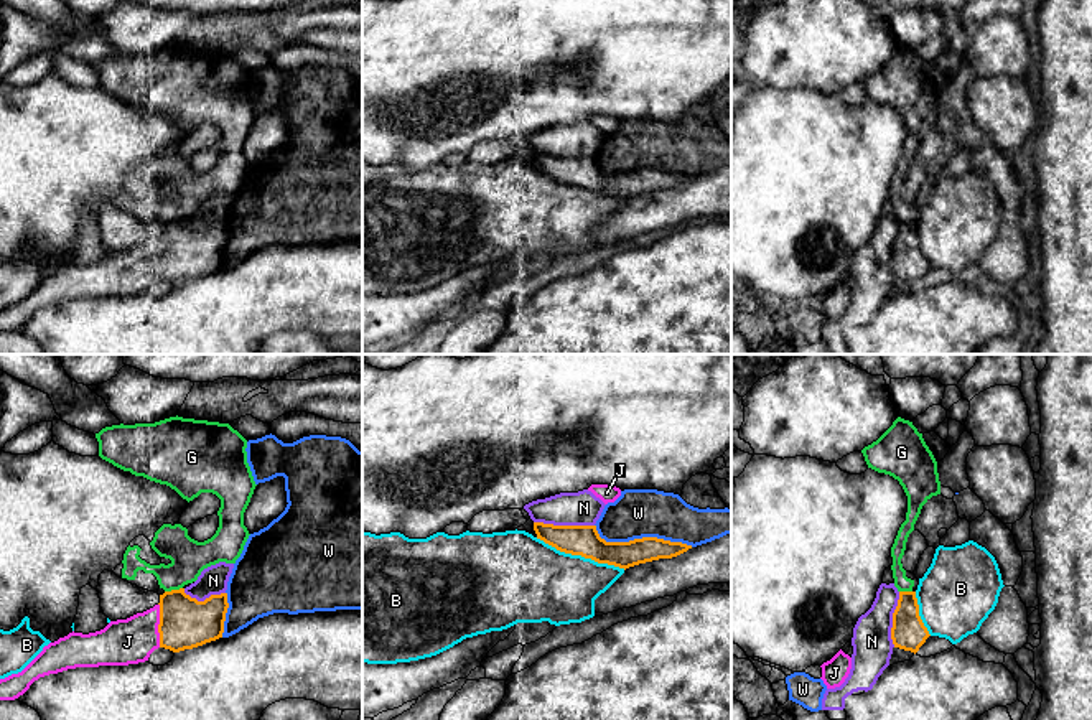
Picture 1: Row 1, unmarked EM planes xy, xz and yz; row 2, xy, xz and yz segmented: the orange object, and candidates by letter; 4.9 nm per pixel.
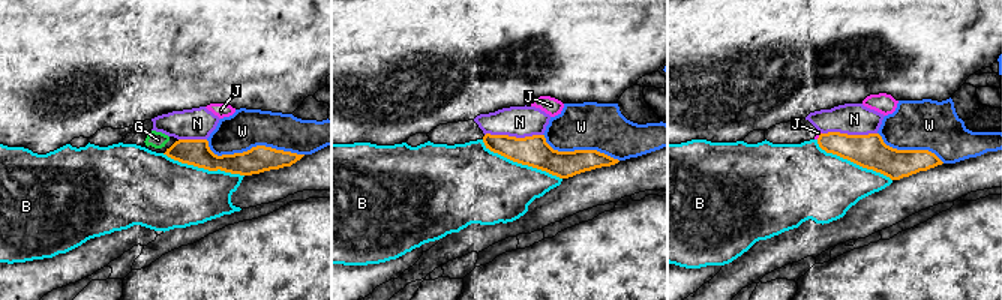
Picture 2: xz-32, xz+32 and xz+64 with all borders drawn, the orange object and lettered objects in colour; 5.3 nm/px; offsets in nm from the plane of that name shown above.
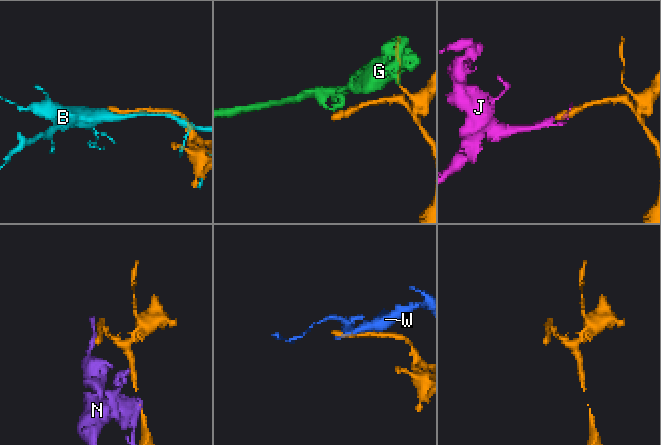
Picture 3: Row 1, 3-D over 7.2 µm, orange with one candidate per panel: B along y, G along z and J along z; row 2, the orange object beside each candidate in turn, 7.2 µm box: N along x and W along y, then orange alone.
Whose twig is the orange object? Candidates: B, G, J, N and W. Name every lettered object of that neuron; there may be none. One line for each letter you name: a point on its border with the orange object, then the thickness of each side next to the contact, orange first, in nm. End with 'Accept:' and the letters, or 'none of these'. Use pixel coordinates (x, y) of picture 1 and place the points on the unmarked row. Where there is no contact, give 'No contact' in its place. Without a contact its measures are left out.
J: Touches orange at xy (158, 256). Thickness 260 nm (orange) against 220 nm
Accept: J

